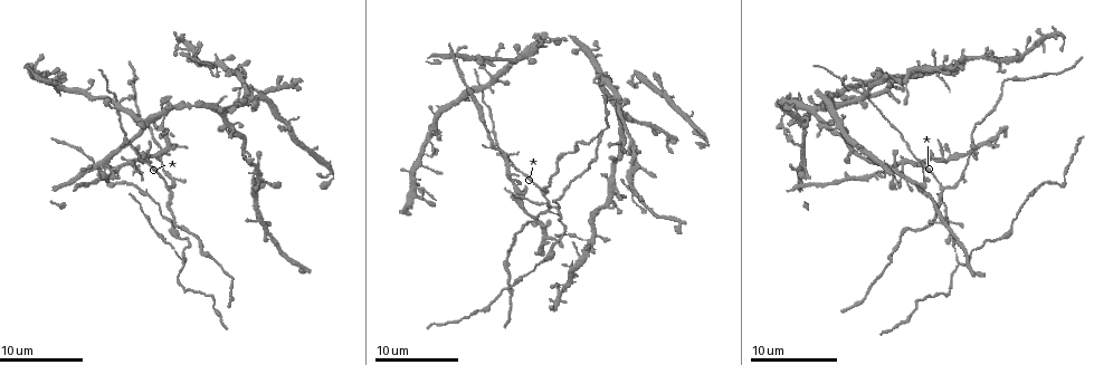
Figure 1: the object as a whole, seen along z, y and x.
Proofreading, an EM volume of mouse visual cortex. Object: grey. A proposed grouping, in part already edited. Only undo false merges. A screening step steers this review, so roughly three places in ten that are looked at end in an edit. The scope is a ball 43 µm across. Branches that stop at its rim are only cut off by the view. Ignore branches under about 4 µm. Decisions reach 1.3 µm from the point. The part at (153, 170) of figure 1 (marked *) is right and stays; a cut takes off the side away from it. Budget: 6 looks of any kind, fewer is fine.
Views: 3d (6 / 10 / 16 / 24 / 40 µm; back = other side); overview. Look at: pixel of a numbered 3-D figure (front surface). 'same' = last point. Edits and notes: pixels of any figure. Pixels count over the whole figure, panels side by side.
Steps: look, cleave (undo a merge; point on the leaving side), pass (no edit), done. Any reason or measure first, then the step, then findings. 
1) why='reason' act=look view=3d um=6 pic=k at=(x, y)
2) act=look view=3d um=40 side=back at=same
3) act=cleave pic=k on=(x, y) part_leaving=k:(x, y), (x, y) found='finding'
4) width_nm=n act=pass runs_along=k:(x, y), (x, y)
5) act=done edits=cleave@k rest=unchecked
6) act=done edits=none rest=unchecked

act=look view=3d um=6 pic=1 at=(541, 223)

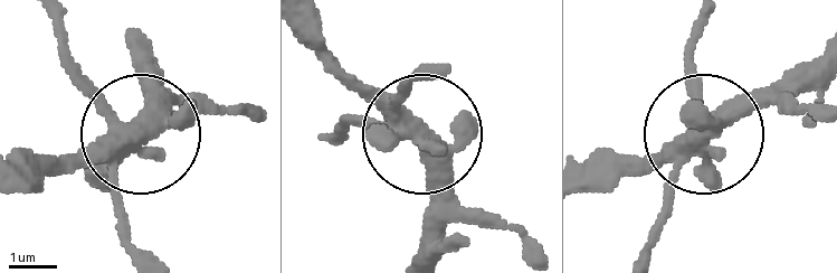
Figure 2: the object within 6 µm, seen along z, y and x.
side_arm_um=5 act=cleave pic=2 on=(450, 161) part_leaving=2:(396, 118), (339, 62), (315, 13) found='two cells meet here'

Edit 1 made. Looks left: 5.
why='arms part here' act=look view=3d um=6 pic=1 at=(961, 264)

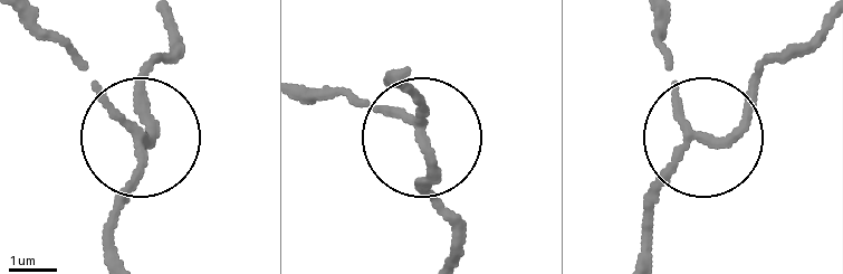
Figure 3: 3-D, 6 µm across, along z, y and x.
act=cleave pic=3 on=(92, 81) part_leaving=3:(133, 128), (41, 24) found='two cells meet here'

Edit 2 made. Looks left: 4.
why='four-way junction' act=look view=3d um=16 pic=1 at=(586, 240)

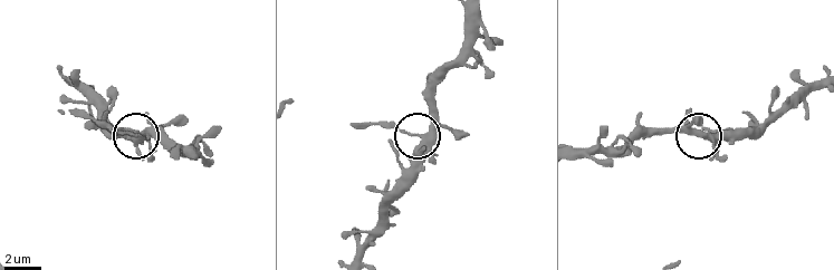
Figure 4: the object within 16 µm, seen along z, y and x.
arms=4 act=pass runs_along=4:(475, 15), (430, 126), (416, 135), (382, 124) found='one cell here'

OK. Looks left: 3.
act=done edits=cleave@2,cleave@3 rest=unchecked

